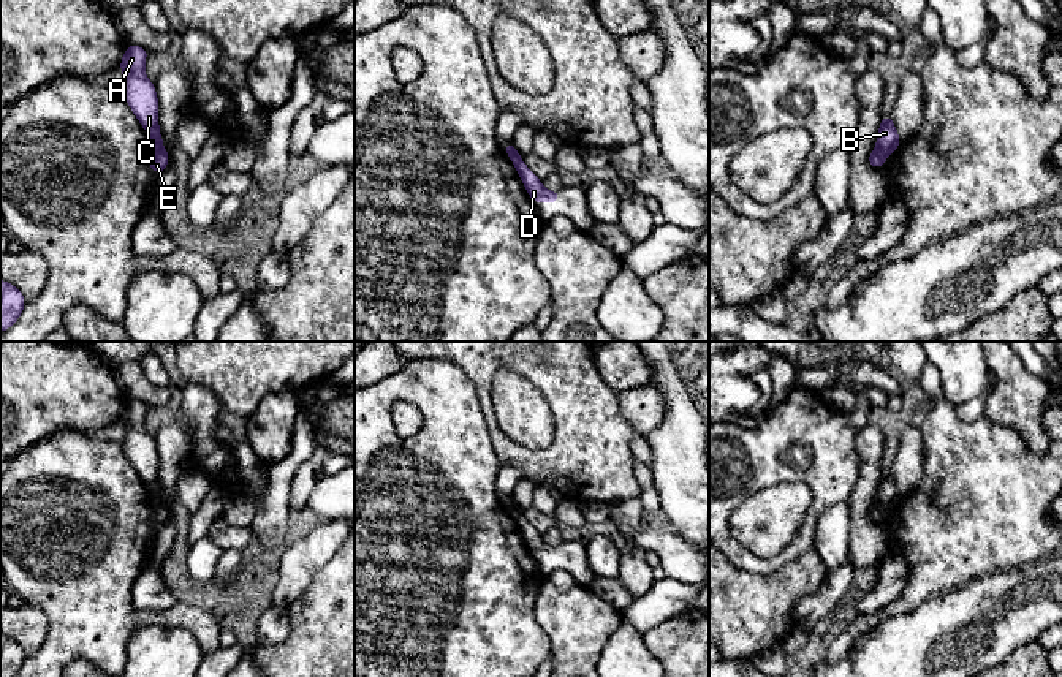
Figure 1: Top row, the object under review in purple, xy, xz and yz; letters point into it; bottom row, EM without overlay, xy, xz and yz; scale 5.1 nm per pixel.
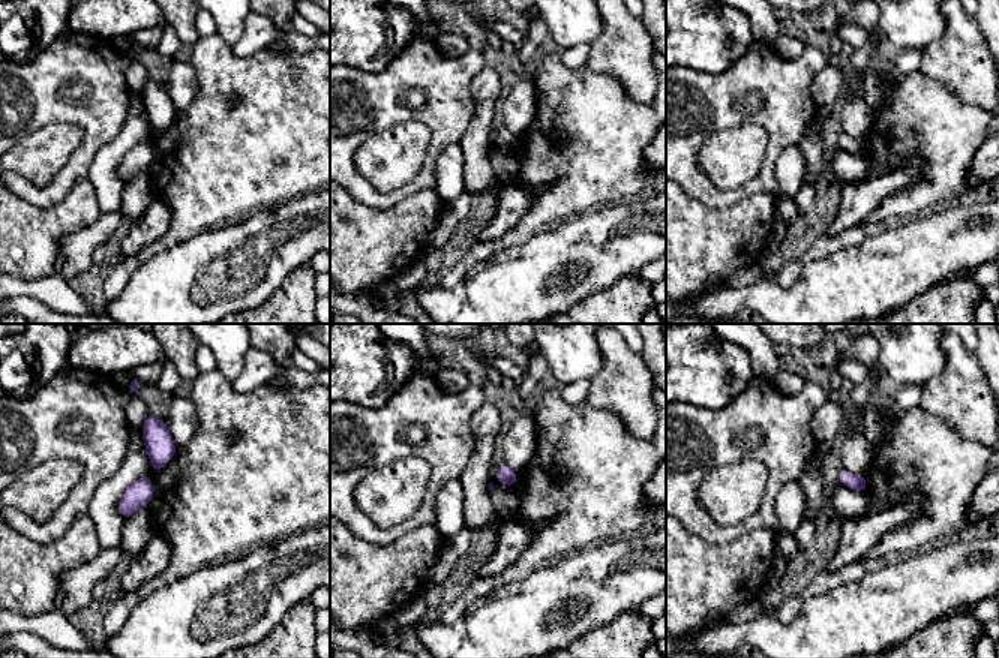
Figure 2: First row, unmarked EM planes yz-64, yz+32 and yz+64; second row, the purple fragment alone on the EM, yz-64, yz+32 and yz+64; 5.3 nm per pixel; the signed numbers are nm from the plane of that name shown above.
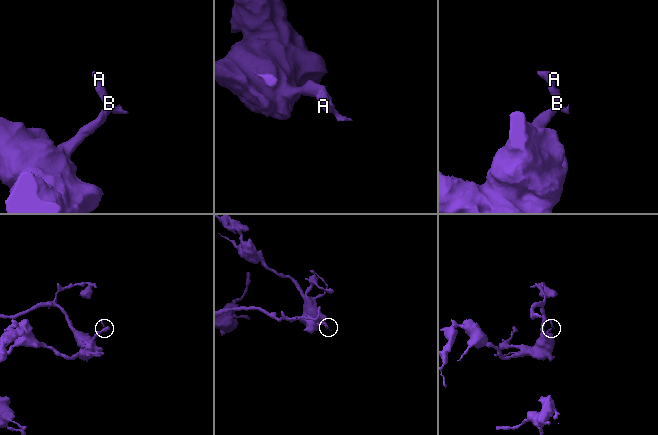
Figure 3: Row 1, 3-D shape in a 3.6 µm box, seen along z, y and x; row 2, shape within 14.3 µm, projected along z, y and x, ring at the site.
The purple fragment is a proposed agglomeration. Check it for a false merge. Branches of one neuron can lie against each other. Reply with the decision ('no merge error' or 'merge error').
merge error

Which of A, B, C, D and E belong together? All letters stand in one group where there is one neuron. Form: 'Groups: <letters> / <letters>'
Groups: A B C D / E

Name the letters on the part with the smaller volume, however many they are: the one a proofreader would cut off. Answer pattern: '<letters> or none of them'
A, B, C, D

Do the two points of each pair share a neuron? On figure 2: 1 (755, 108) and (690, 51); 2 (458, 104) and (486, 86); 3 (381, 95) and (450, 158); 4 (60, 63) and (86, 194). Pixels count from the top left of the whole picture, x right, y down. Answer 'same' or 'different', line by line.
1: different
2: different
3: different
4: different

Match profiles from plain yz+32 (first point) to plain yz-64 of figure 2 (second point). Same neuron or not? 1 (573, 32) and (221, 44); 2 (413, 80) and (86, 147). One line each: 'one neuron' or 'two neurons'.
1: two neurons
2: one neuron

